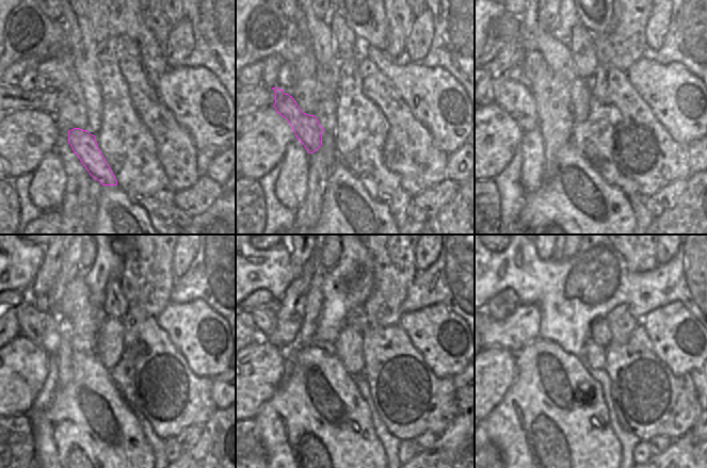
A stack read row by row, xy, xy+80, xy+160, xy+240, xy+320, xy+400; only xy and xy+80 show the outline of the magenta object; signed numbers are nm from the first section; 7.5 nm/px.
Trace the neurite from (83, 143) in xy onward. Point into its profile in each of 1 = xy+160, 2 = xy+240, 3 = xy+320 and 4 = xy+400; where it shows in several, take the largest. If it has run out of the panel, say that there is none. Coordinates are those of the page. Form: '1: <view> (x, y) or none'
1: xy+160 (516, 98)
2: xy+240 (41, 328)
3: xy+320 (266, 320)
4: xy+400 (496, 308)

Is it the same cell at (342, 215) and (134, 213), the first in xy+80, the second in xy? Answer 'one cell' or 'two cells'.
one cell

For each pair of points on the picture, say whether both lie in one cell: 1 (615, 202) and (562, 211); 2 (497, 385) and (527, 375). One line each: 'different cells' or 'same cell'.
1: same cell
2: different cells

